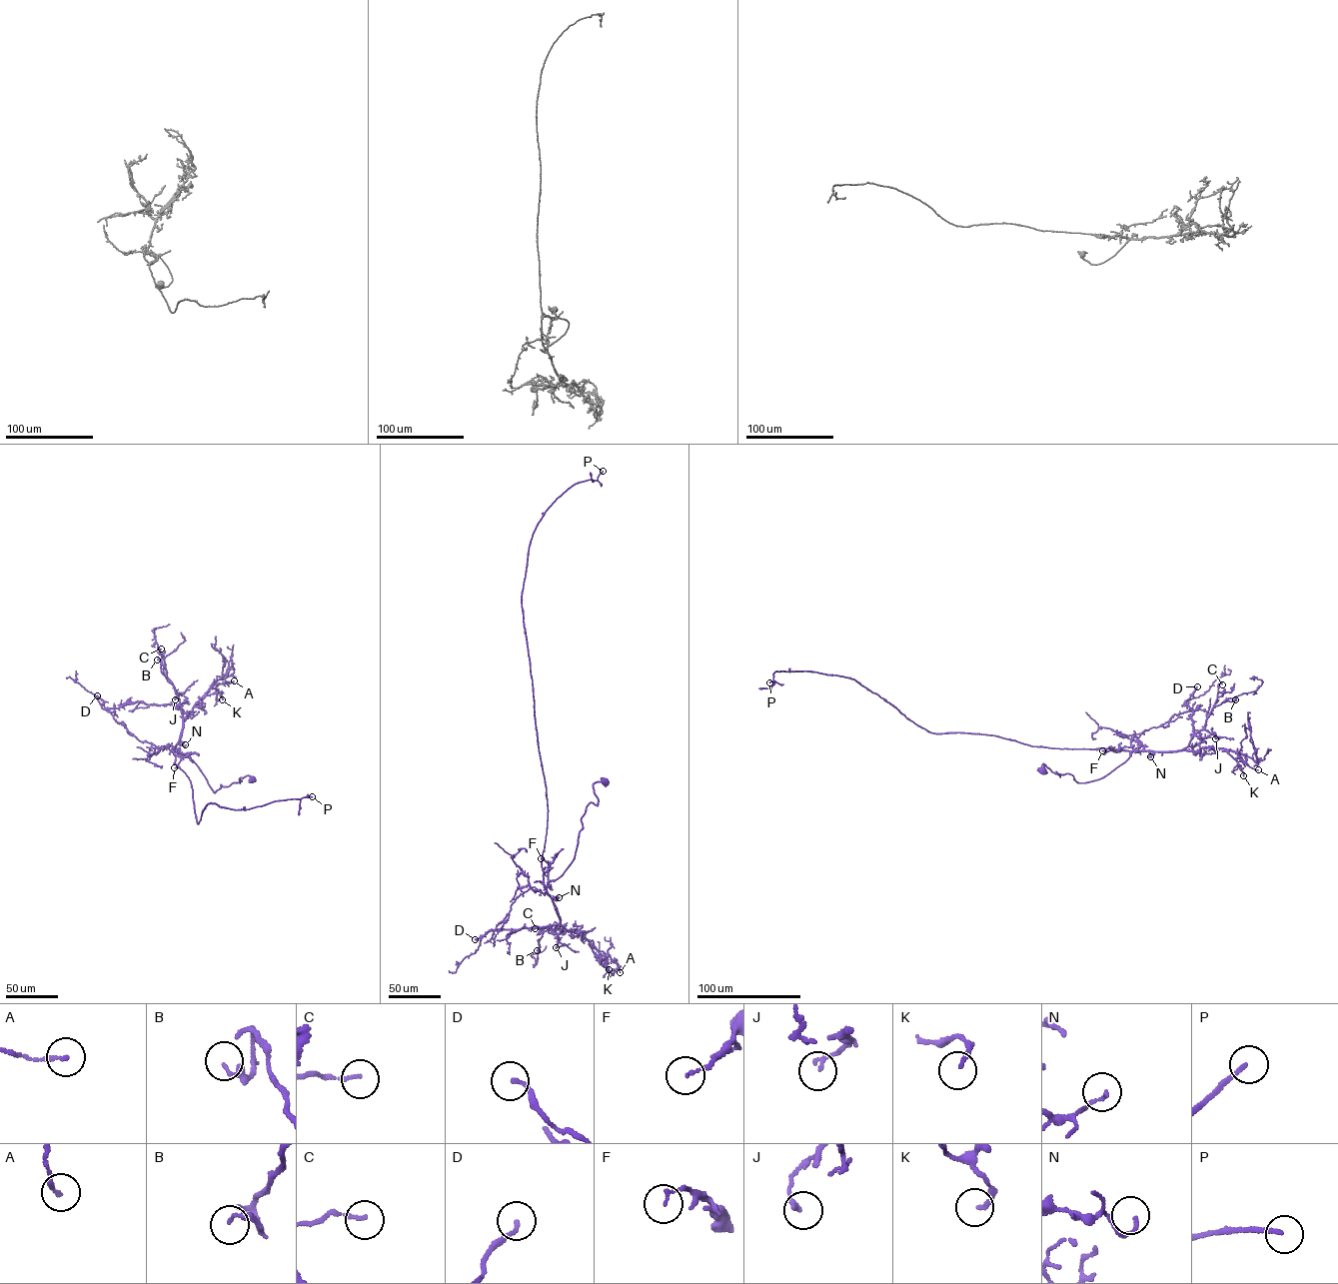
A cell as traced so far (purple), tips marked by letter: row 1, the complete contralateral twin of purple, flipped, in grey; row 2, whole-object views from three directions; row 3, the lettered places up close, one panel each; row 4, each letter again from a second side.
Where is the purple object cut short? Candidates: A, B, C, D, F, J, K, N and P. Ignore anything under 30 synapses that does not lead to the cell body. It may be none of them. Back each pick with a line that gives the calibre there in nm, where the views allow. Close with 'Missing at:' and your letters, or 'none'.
P: 150 nm
Missing at: P

